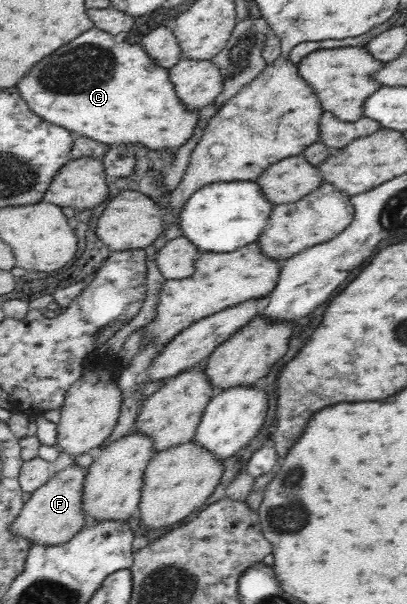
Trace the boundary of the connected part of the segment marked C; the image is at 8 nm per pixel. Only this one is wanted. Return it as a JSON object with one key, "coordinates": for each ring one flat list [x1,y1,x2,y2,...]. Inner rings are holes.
{"coordinates":[[99,29,79,35,57,53,51,53,45,61,39,61,39,65,19,81,17,89,31,111,45,121,111,146,136,144,159,151,169,151,172,147,178,149,191,139,200,121,200,109,189,109,180,101,167,67,157,65,140,43,119,41,112,33]]}

